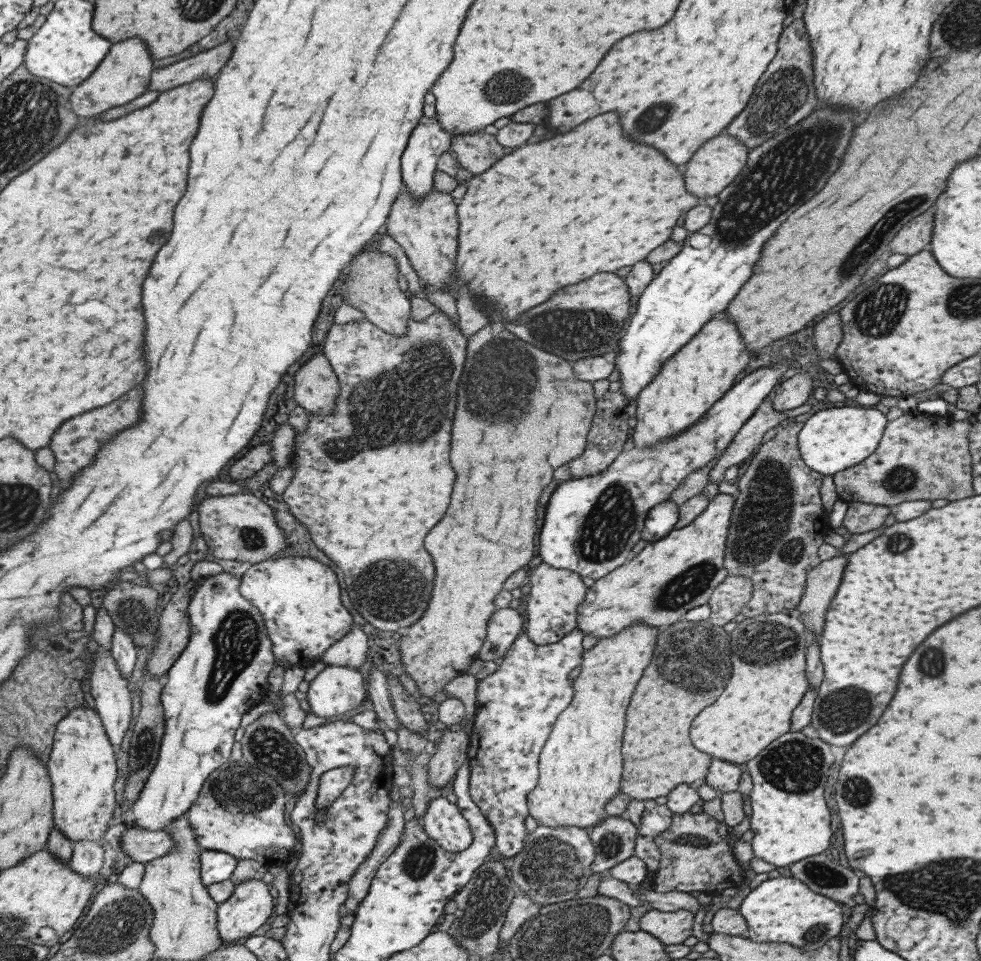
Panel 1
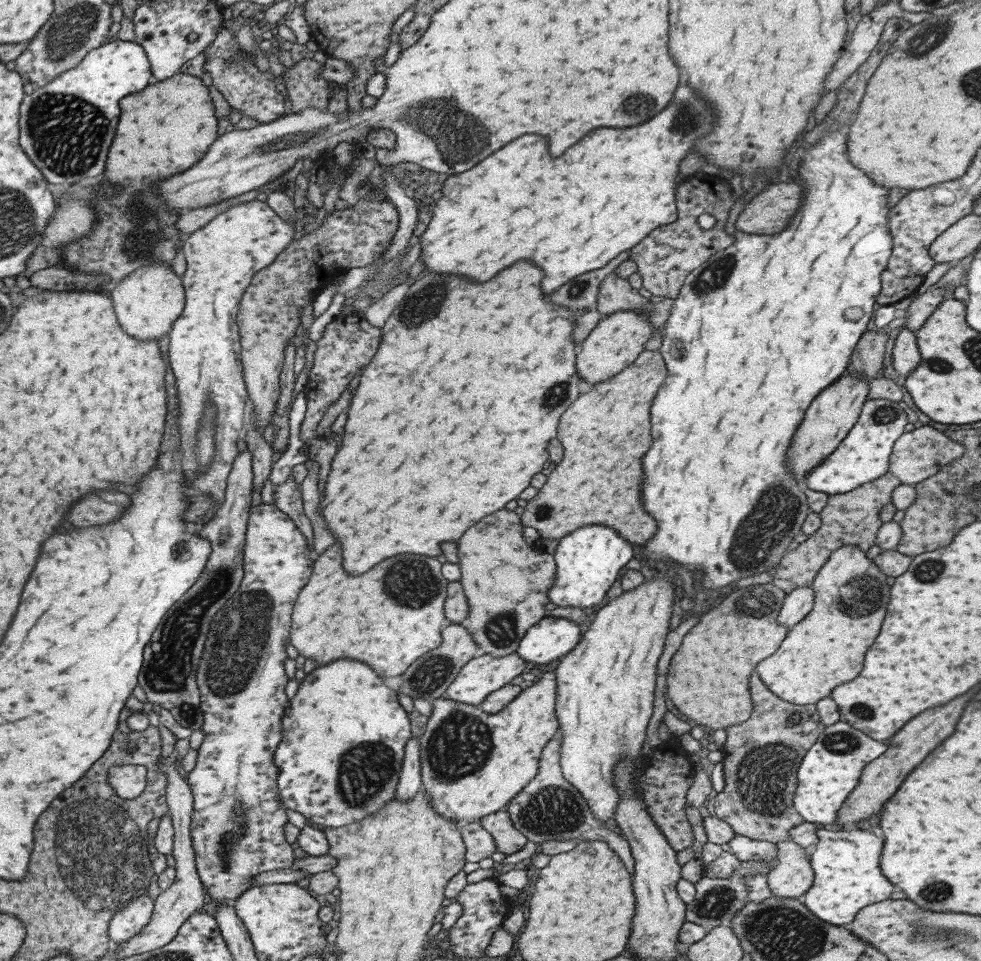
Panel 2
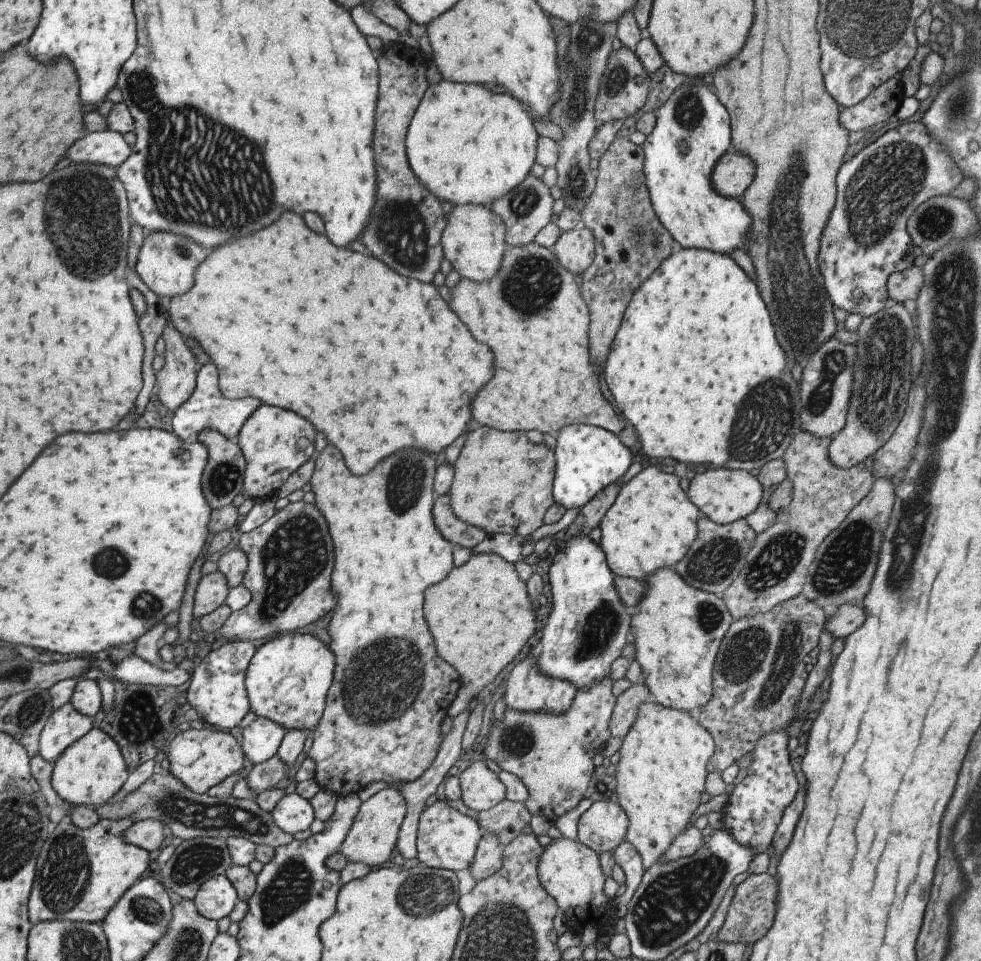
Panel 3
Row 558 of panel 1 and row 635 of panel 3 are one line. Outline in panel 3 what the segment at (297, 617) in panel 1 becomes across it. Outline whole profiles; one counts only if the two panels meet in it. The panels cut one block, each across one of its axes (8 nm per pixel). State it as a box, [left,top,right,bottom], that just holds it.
[245,631,334,730]

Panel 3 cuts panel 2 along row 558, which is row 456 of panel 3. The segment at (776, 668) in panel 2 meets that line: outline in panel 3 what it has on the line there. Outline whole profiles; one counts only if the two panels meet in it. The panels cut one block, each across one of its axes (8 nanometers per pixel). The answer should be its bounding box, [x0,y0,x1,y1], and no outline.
[828,299,915,469]

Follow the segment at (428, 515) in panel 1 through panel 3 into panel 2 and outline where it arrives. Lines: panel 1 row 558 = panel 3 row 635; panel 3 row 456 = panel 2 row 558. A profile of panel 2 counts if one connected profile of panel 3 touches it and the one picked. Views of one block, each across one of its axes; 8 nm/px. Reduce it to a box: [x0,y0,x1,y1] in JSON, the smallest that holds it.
[289,542,450,678]

